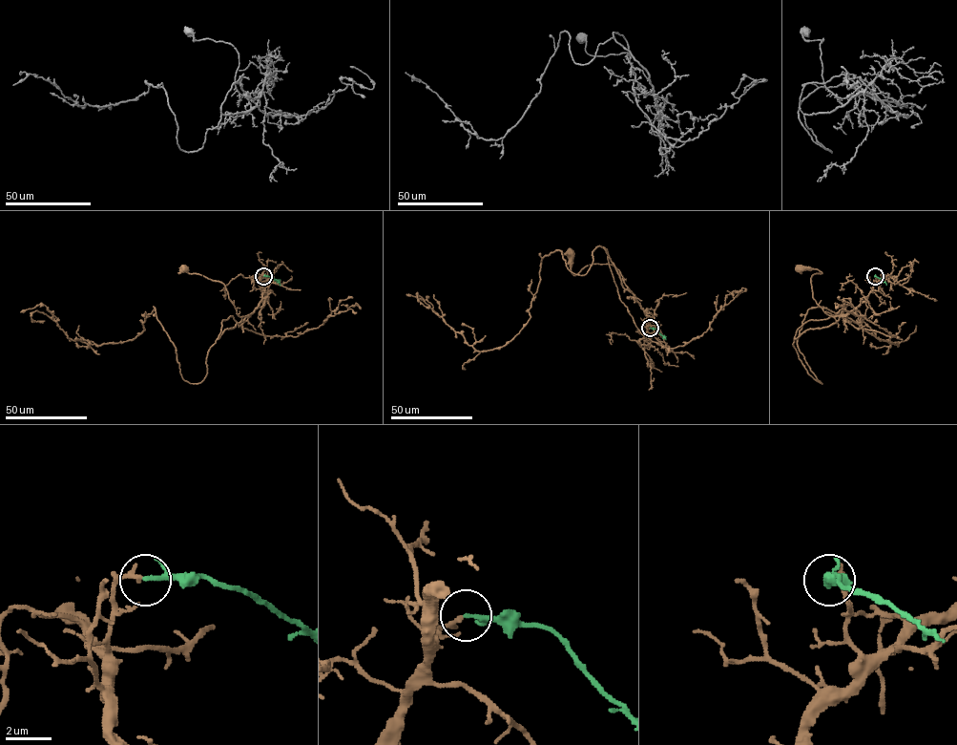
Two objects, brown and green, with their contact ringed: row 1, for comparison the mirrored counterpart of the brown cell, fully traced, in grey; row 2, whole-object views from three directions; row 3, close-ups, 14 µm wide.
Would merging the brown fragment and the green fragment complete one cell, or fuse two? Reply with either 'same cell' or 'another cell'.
same cell

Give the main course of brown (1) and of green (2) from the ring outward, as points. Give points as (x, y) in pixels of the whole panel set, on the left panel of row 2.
1: (263, 276), (262, 298), (250, 314), (239, 316), (223, 284), (183, 268)
2: (263, 276), (276, 279), (280, 285)

